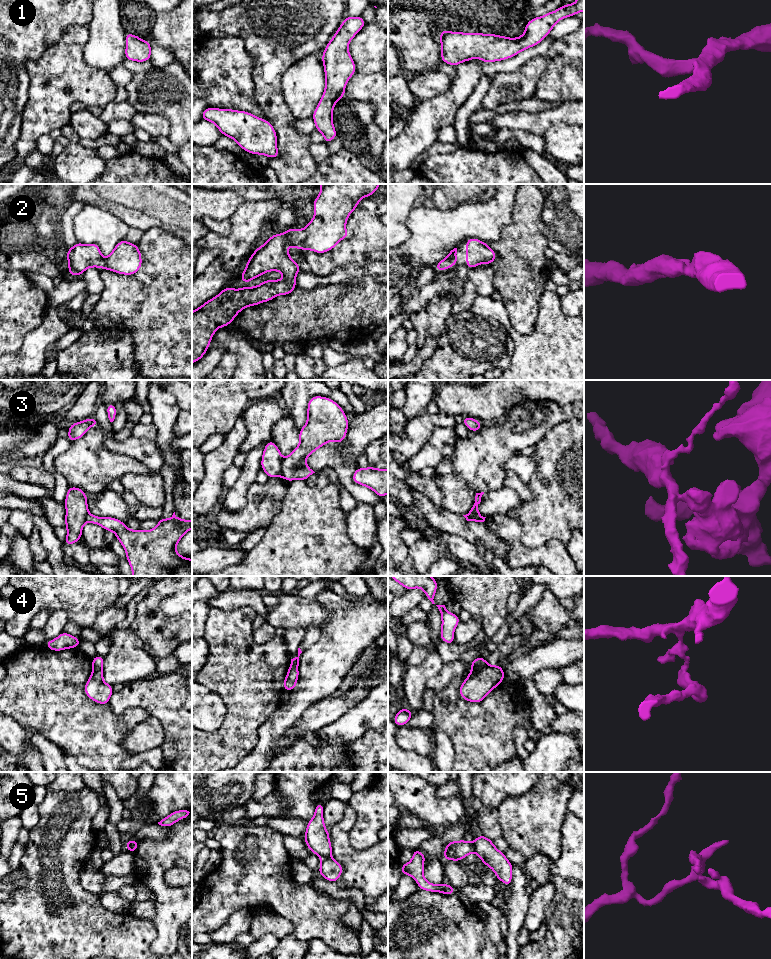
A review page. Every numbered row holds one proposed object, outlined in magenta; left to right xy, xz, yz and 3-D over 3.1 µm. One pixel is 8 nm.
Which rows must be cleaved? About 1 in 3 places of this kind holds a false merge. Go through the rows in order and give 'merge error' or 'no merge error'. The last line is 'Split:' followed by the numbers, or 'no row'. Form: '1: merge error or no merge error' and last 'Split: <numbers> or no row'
1: no merge error
2: no merge error
3: merge error
4: merge error
5: merge error
Split: 3, 4, 5

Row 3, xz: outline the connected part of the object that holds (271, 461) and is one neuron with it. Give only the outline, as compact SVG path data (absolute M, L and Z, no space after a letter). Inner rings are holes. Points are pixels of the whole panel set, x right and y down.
M268 441L264 447L261 469L266 472L268 478L281 476L283 457L278 446L272 441Z

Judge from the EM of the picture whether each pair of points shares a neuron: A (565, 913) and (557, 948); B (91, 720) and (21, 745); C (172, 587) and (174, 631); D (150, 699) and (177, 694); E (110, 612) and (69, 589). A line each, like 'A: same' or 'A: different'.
A: same
B: different
C: same
D: same
E: different

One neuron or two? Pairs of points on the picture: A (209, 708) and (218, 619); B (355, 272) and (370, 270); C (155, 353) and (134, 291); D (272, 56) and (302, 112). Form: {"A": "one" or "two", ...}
{"A": "two", "B": "one", "C": "one", "D": "two"}

